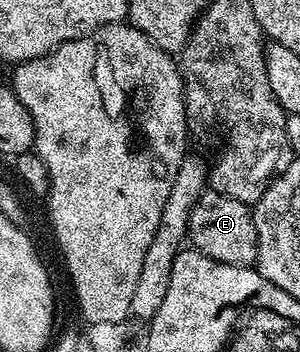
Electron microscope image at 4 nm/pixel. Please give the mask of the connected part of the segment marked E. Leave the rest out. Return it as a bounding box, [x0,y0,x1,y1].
[187,190,256,268]

